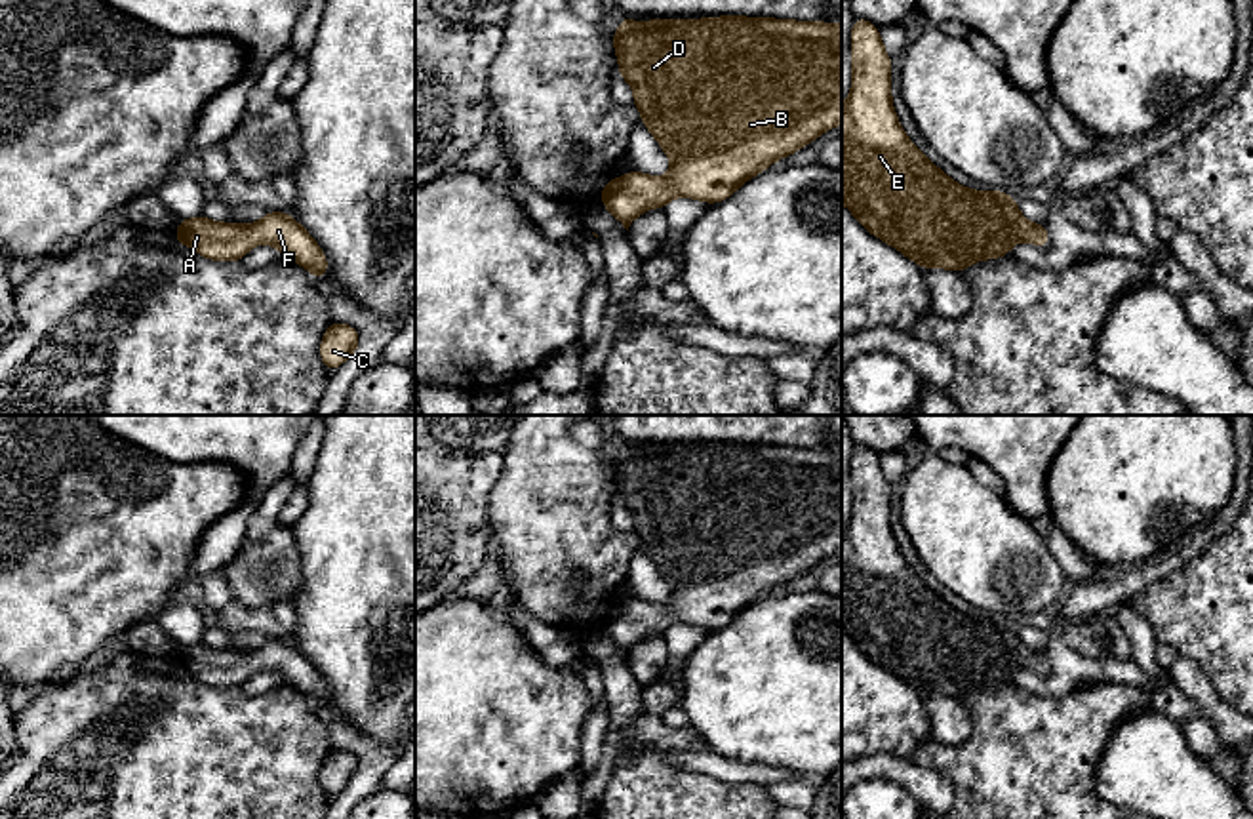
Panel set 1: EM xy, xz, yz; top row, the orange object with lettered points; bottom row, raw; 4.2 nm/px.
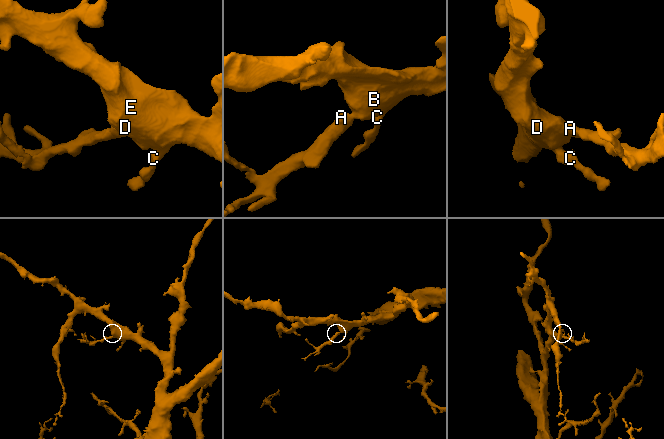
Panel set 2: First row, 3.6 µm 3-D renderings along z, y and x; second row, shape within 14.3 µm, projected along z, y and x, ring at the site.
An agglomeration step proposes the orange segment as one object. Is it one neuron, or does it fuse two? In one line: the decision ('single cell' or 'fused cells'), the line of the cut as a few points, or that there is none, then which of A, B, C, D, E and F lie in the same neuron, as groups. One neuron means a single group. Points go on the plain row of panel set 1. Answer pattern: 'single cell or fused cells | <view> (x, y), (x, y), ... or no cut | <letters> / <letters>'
single cell | no cut | A B C D E F

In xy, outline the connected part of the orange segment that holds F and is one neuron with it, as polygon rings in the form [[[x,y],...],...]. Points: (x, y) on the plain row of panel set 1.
[[[268,638],[253,651],[213,649],[196,642],[179,648],[173,665],[211,688],[242,688],[255,670],[270,670],[316,705],[328,701],[328,686],[316,667],[284,638]]]

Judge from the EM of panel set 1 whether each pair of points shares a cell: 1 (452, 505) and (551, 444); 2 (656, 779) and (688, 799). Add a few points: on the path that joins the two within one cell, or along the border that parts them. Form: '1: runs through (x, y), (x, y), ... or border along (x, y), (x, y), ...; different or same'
1: border along (503, 452), (501, 475), (490, 496), (488, 520); different
2: runs through (663, 787), (675, 799), (680, 799); same

